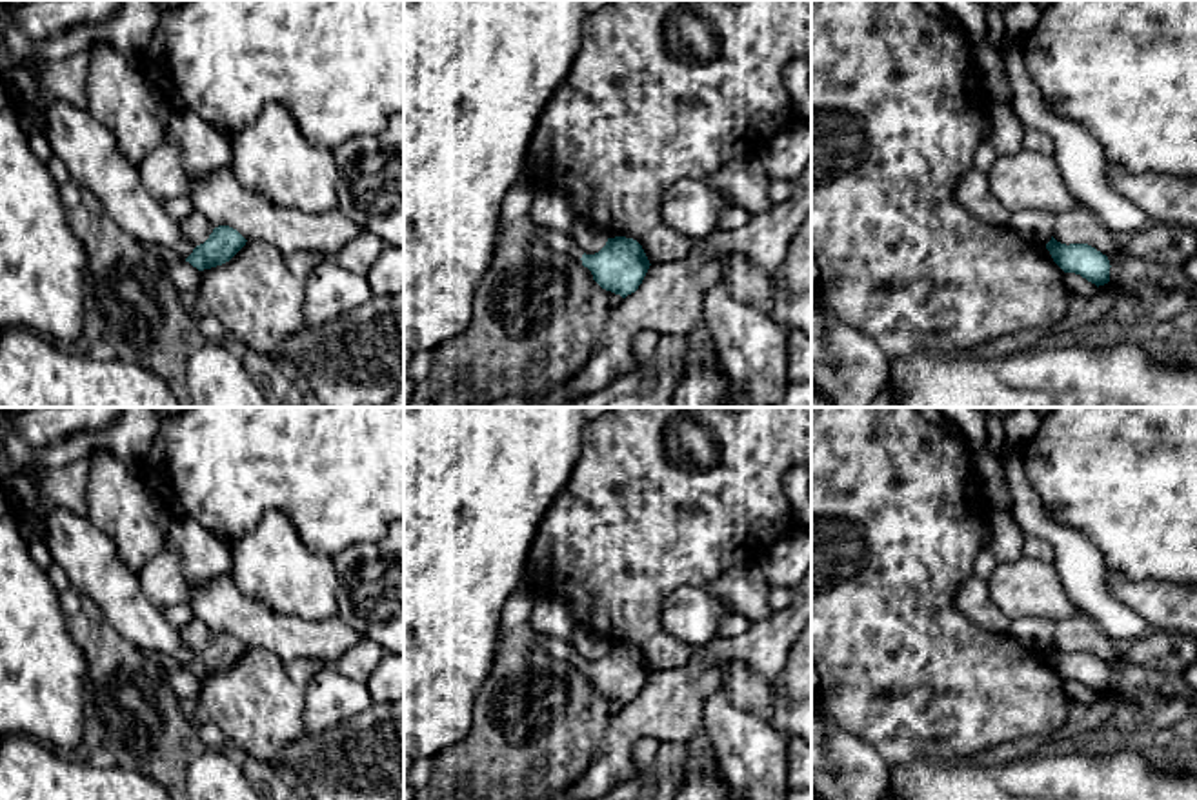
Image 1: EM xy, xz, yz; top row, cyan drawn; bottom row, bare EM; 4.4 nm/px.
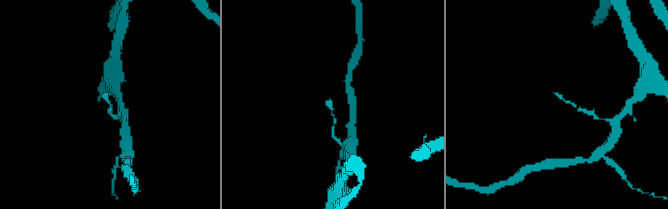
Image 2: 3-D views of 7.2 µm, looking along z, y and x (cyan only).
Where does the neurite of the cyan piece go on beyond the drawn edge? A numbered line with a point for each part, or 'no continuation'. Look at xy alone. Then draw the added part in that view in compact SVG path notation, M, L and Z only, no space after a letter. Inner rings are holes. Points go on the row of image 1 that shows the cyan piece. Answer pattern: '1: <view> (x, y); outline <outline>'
no continuation

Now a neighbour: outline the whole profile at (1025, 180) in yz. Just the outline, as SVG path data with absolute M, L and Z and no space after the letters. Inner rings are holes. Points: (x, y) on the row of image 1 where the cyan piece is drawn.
M1024 147L1013 155L997 155L986 178L995 198L1010 213L1050 211L1057 216L1079 205L1053 155Z

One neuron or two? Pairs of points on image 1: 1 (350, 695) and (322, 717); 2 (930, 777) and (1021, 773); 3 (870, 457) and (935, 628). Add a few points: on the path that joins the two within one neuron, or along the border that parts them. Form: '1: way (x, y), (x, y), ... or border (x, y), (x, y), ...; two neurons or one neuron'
1: way (342, 697), (328, 710); one neuron
2: way (952, 780), (999, 780); one neuron
3: way (870, 499), (870, 562), (894, 586); one neuron

